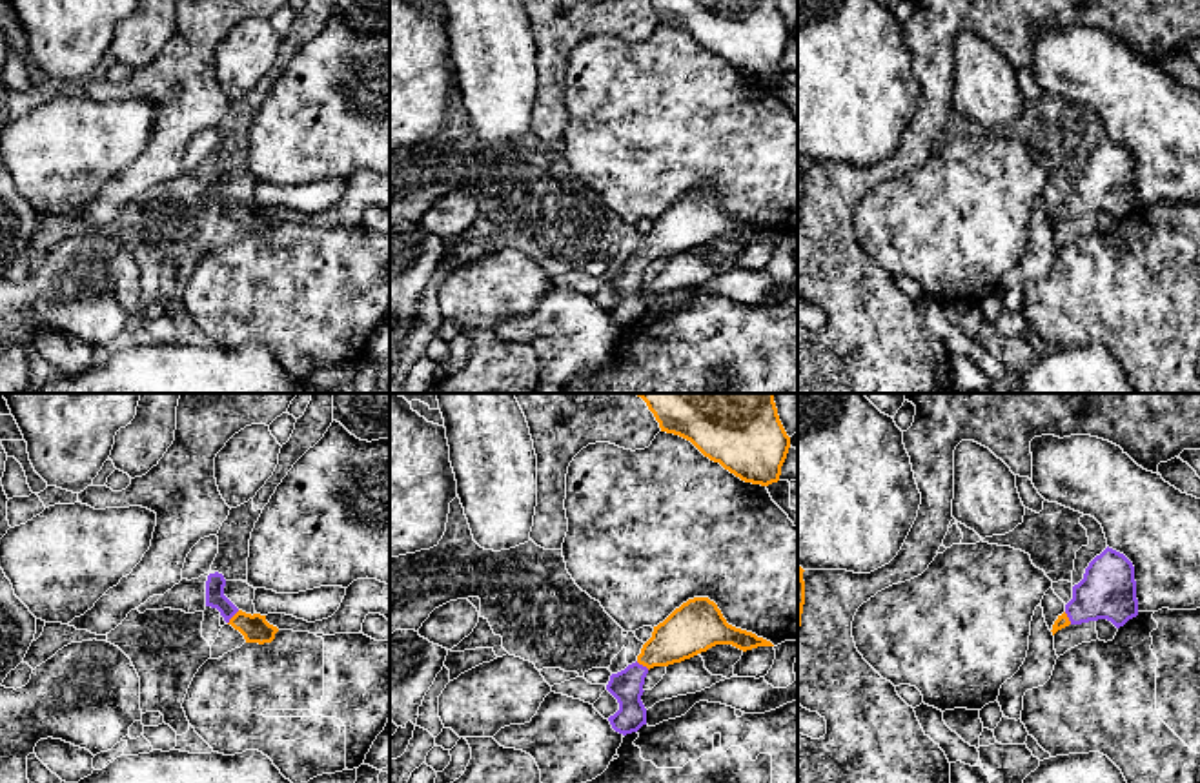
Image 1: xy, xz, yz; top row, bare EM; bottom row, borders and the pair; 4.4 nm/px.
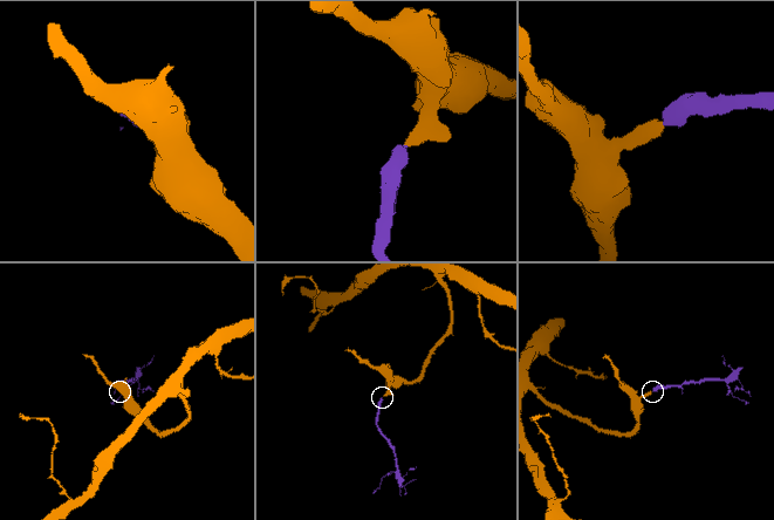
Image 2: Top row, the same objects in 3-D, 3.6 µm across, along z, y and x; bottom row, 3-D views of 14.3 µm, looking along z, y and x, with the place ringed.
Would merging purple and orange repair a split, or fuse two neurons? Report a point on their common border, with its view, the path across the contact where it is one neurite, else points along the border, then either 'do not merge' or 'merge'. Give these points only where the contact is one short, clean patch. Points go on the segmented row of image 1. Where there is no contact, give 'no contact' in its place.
xy (232, 616) | across xy (215, 583), (215, 598), (232, 616), (255, 629) | merge

